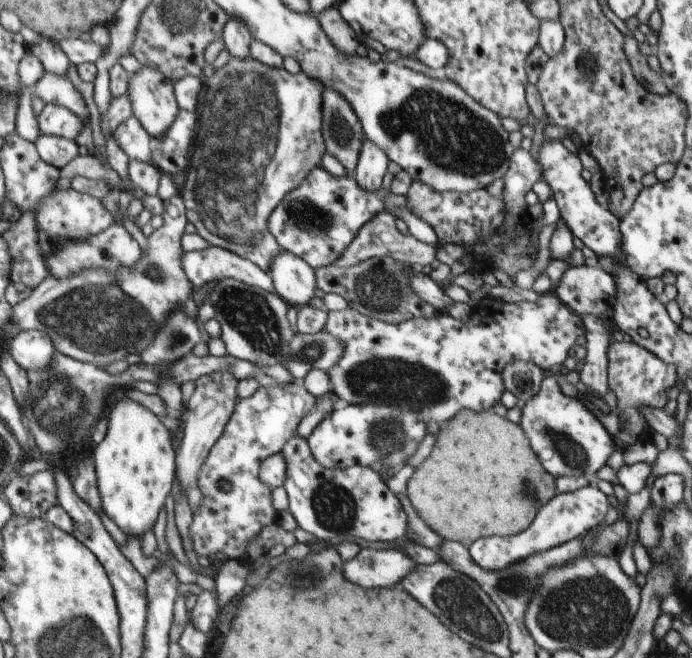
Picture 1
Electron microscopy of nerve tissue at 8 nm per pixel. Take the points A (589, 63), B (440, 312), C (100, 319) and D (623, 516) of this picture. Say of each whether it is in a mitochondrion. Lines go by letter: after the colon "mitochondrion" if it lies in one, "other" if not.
A: mitochondrion
B: other
C: mitochondrion
D: other

